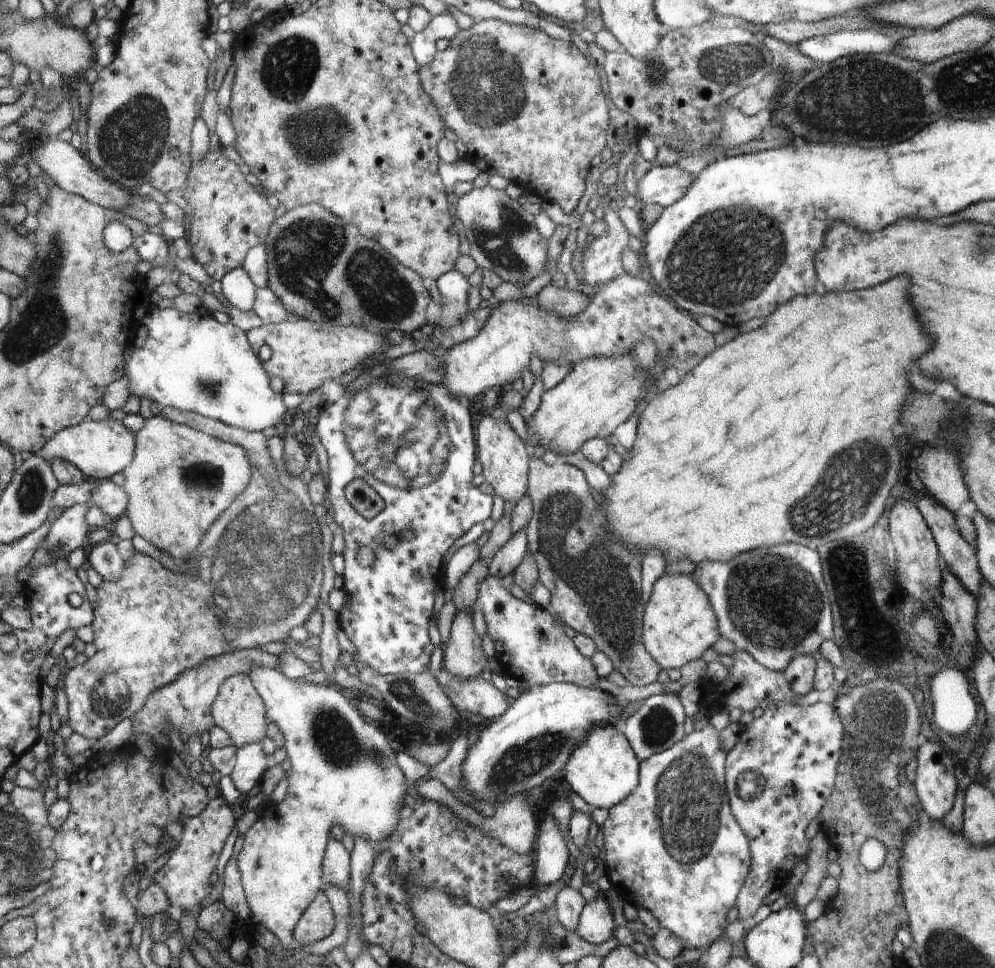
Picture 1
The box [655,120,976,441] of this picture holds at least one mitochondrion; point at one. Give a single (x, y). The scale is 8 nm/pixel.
(736, 269)

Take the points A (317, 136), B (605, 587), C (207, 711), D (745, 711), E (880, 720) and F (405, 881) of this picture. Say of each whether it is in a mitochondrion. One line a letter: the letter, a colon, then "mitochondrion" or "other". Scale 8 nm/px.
A: mitochondrion
B: mitochondrion
C: other
D: other
E: mitochondrion
F: other

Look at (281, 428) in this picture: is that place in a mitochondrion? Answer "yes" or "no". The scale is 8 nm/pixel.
no

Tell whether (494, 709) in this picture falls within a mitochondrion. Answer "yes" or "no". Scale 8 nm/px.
no

